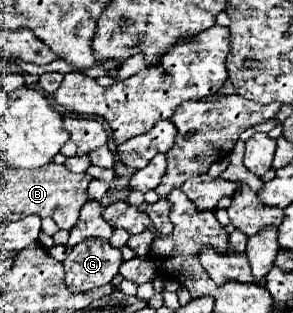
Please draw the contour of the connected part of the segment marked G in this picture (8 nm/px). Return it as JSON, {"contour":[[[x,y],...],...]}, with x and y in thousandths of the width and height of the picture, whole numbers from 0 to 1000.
{"contour":[[[297,764],[283,776],[270,776],[263,789],[249,789],[229,815],[229,827],[215,834],[222,853],[222,904],[249,936],[290,936],[311,923],[331,923],[345,911],[379,904],[379,891],[399,879],[406,853],[413,853],[420,827],[413,827],[413,802],[386,796],[358,764]]]}

